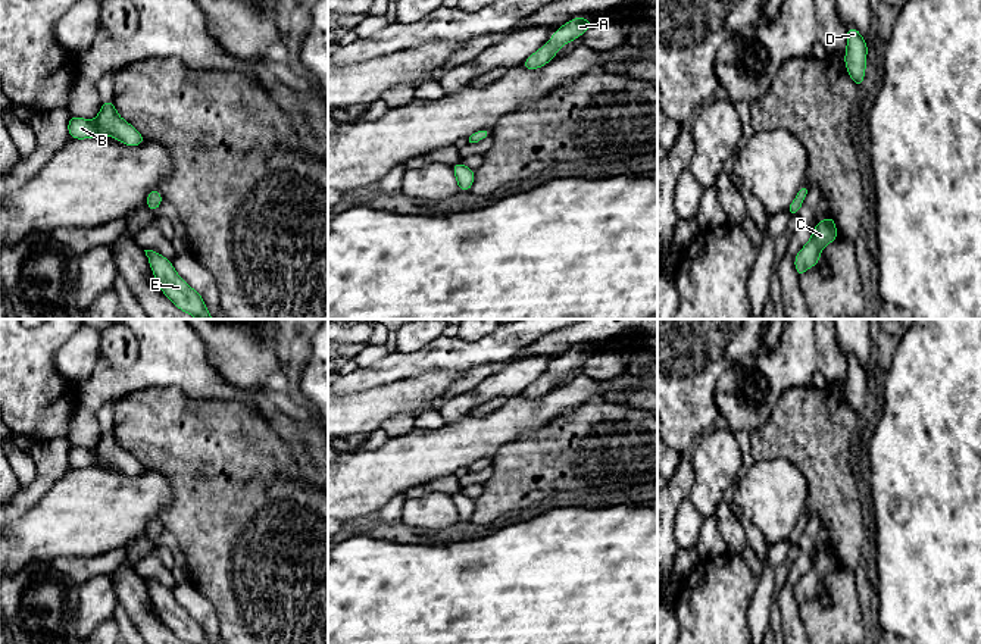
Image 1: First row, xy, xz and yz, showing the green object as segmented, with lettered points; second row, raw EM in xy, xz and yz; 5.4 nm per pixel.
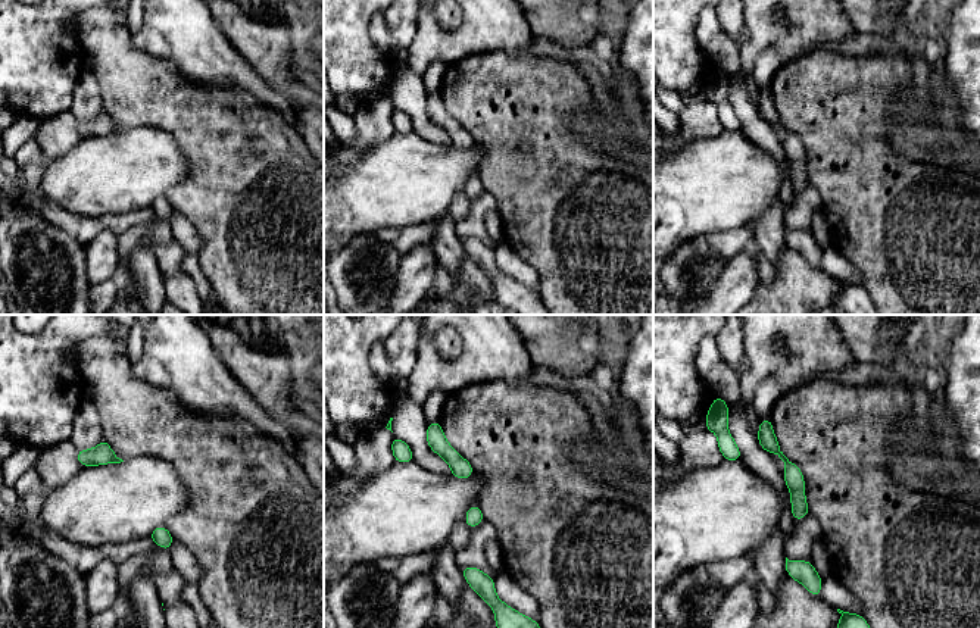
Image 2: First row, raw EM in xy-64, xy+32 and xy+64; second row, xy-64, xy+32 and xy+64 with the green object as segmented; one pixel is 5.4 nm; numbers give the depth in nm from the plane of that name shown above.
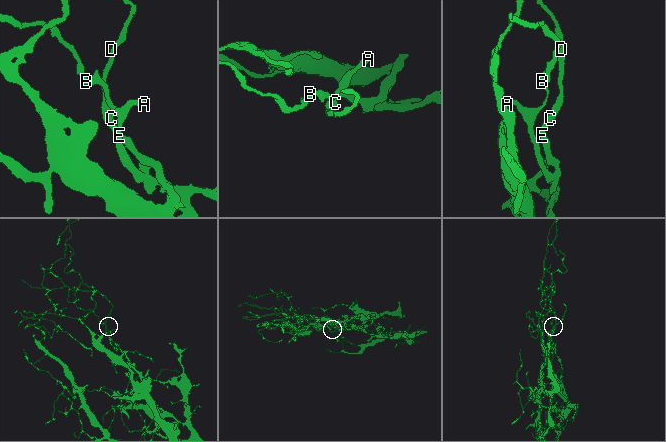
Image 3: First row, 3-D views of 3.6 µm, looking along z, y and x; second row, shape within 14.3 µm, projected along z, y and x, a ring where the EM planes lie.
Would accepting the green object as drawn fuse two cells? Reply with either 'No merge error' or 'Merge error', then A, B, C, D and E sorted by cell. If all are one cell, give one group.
No merge error. Groups: A B C D E

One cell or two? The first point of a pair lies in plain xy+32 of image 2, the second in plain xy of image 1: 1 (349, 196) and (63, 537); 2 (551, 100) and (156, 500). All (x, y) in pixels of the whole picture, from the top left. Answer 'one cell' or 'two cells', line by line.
1: one cell
2: two cells

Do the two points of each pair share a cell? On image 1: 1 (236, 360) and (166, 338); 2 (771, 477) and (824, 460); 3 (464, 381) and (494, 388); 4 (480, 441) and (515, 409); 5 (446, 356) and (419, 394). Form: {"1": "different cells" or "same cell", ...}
{"1": "different cells", "2": "different cells", "3": "different cells", "4": "same cell", "5": "different cells"}

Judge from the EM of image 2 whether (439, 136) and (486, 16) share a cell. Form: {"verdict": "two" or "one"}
{"verdict": "one"}

